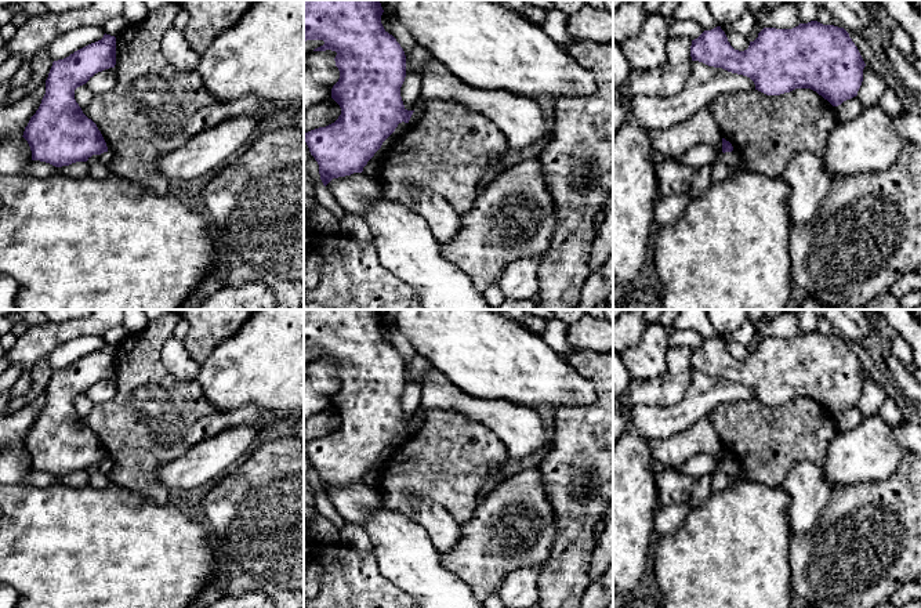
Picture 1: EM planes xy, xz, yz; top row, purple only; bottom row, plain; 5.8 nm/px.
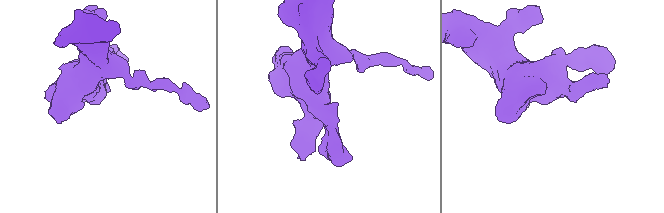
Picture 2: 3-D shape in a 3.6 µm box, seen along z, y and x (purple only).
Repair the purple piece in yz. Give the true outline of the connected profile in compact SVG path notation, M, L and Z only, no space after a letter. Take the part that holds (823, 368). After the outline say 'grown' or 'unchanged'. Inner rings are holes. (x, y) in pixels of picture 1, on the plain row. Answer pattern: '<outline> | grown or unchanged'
M817 330L793 339L764 337L744 361L735 359L717 336L692 350L690 366L750 387L766 405L811 398L833 416L857 405L866 376L844 337Z | unchanged

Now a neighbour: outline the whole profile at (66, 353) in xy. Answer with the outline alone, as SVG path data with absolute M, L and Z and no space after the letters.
M81 336L59 344L46 359L52 370L64 369L75 361L101 350L104 344L101 336Z

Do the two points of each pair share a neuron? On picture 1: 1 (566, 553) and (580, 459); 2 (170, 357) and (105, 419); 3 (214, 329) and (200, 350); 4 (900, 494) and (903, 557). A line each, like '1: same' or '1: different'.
1: same
2: different
3: same
4: same

